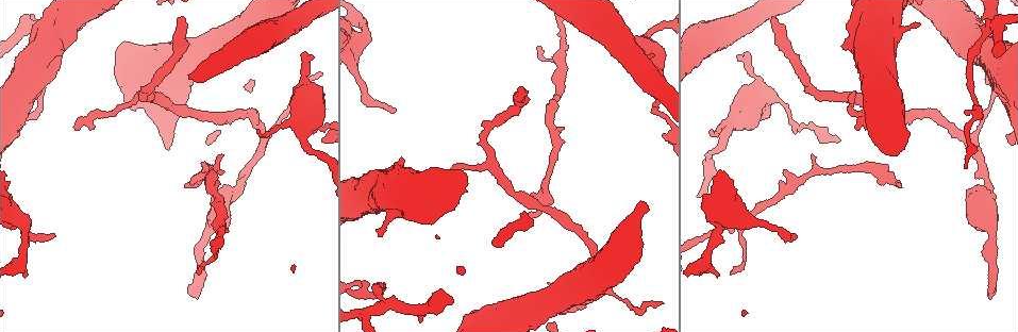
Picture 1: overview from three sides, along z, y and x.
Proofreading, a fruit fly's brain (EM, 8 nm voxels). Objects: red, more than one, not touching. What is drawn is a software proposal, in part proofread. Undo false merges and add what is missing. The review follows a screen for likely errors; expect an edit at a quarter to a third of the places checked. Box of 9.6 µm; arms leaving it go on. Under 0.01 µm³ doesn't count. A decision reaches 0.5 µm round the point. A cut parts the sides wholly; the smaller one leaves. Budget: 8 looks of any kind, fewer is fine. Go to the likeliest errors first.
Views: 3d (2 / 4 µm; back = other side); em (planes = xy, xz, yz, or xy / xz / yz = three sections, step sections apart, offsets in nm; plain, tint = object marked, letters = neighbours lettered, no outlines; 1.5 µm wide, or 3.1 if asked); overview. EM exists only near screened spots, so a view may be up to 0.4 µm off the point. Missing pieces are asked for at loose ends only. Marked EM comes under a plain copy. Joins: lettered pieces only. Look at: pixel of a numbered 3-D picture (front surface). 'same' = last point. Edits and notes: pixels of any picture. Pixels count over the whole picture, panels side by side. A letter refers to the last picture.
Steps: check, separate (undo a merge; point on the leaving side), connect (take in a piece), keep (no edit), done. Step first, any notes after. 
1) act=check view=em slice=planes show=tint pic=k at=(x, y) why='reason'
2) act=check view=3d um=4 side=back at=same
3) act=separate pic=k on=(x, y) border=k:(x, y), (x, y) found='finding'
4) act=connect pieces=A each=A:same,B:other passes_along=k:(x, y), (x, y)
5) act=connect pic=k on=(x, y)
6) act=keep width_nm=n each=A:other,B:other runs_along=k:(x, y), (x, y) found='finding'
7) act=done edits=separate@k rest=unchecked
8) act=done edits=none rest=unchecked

act=check view=em slice=planes show=letters pic=1 at=(920, 23) why='an open end'

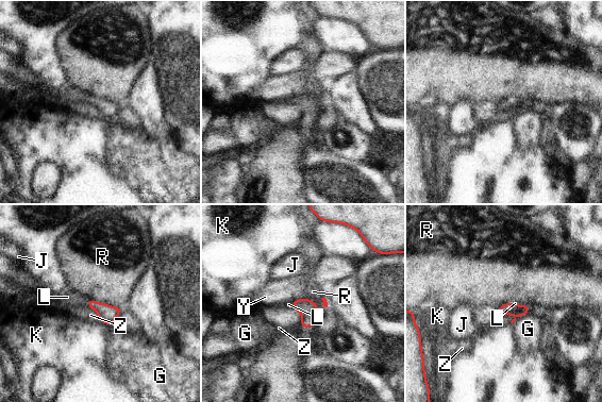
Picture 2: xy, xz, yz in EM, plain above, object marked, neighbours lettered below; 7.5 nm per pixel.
act=connect pieces=L each=G:other,J:other,K:other,L:same,R:other,Y:other,Z:other passes_along=2:(107, 314), (87, 302), (67, 297) found='the neuron continues'

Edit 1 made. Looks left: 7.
act=check view=3d um=2 pic=1 at=(663, 302) why='branch stops here'

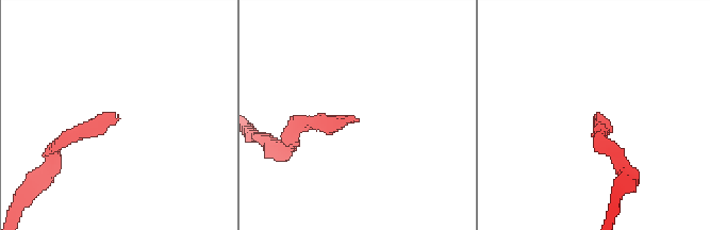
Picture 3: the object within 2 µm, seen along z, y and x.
act=check view=em slice=planes show=letters pic=3 at=(596, 119)

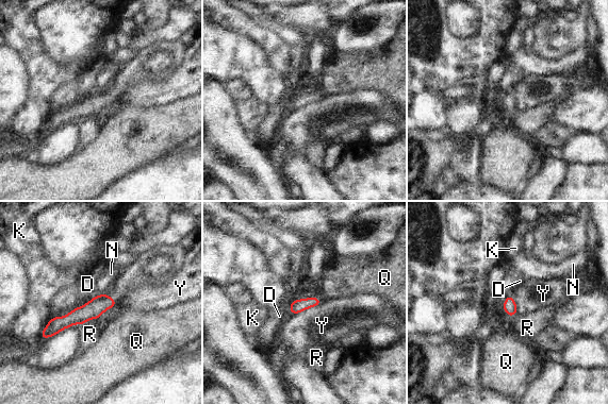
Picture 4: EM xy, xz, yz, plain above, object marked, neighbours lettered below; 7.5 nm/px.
act=keep width_nm=100 each=D:other,K:other,N:other,Q:other,R:other,Y:other border=4:(323, 302), (292, 315) found='no lettered piece goes on from it'

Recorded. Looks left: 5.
act=check view=em slice=planes show=letters pic=1 at=(63, 45) why='stops while still wide'

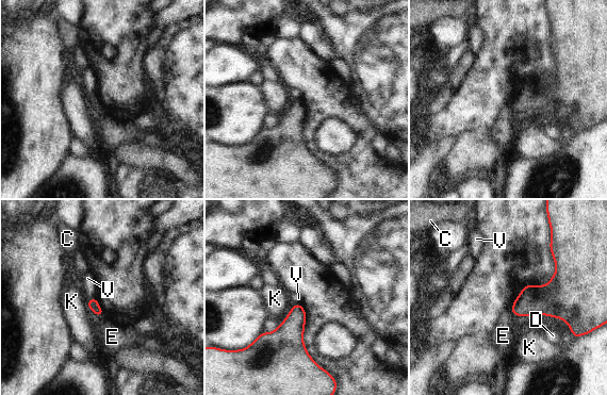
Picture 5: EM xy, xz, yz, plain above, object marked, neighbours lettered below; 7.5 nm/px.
act=keep each=C:other,D:other,E:other,K:other,V:other border=5:(299, 302), (291, 306) found='no lettered piece goes on from it'

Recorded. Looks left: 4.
act=done edits=connect@2 rest=unchecked

